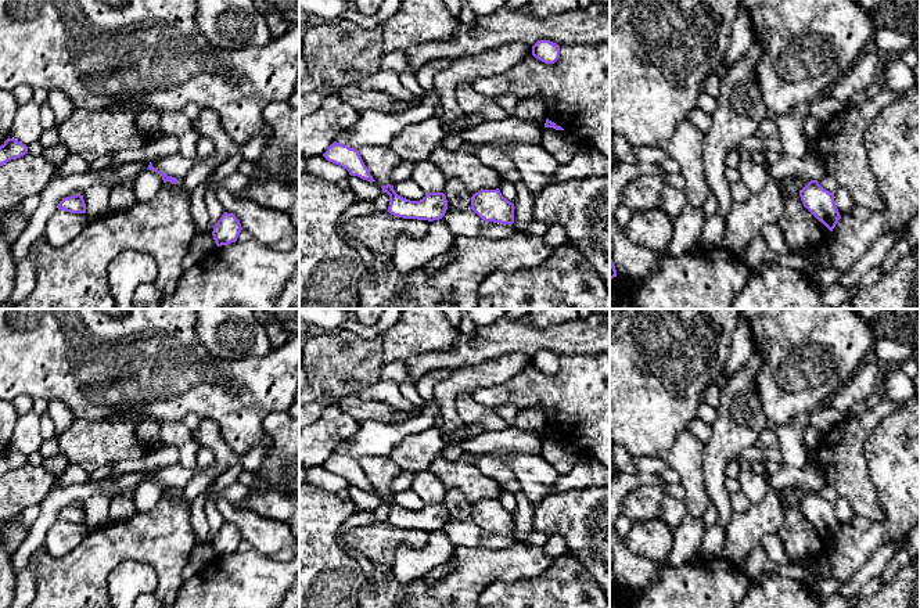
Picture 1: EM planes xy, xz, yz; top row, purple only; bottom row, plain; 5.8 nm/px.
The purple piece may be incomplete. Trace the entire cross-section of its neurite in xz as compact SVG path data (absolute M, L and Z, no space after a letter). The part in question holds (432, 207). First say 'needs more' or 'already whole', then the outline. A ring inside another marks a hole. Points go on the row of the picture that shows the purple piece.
already whole; M391 184L381 188L389 195L388 212L395 217L434 222L446 213L448 201L443 193L430 193L420 201L410 201L398 195Z

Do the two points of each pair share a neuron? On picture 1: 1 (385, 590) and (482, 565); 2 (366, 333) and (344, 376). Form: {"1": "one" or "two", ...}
{"1": "one", "2": "two"}

